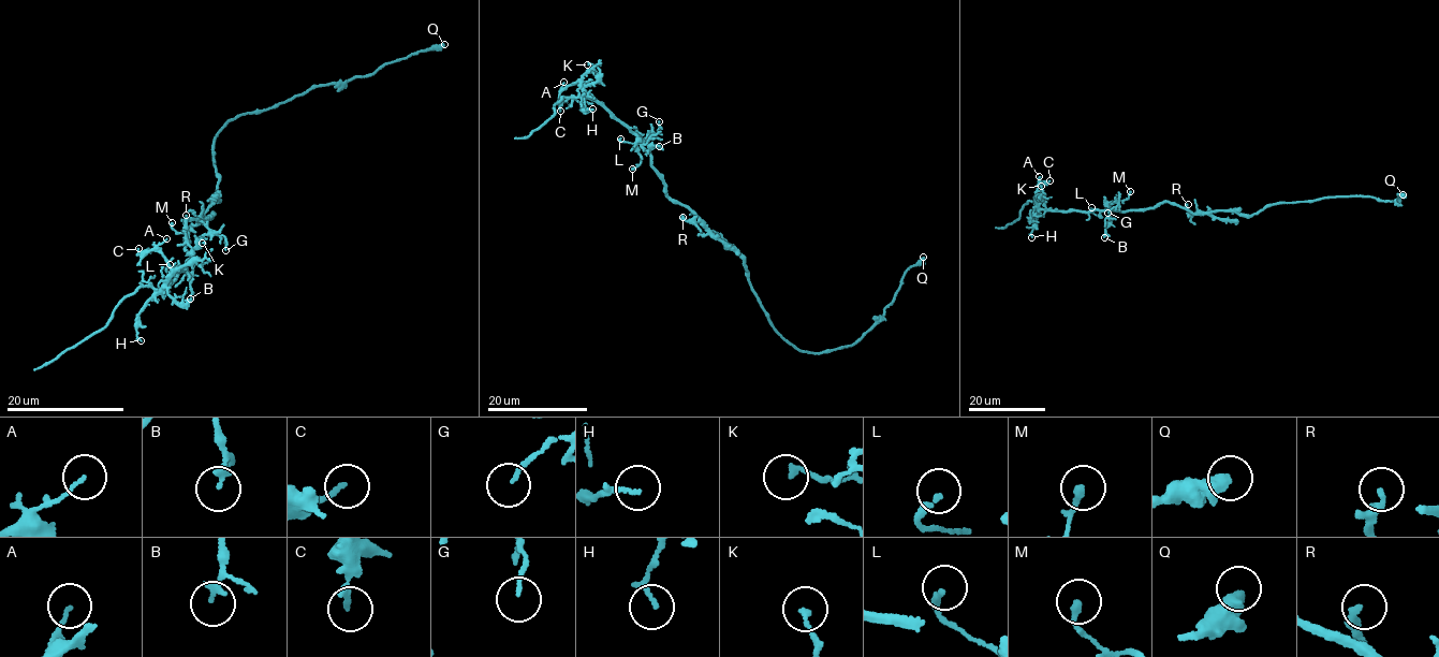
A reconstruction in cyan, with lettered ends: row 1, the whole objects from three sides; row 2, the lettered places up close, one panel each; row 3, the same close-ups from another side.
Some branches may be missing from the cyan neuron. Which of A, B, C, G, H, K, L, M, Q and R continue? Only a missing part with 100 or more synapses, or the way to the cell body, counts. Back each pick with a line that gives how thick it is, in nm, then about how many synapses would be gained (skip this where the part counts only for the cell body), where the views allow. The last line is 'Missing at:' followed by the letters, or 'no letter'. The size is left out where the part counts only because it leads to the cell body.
Missing at: no letter

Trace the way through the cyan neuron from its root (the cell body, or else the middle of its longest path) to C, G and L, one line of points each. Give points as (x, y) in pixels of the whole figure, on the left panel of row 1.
C: (210, 204), (200, 224), (186, 221), (185, 249), (193, 256), (163, 288), (171, 273), (165, 257), (138, 248)
G: (210, 204), (200, 224), (186, 221), (185, 249), (190, 253), (201, 236), (214, 233), (226, 238), (225, 250)
L: (210, 204), (200, 224), (186, 221), (189, 262), (176, 273), (165, 269), (170, 264)

